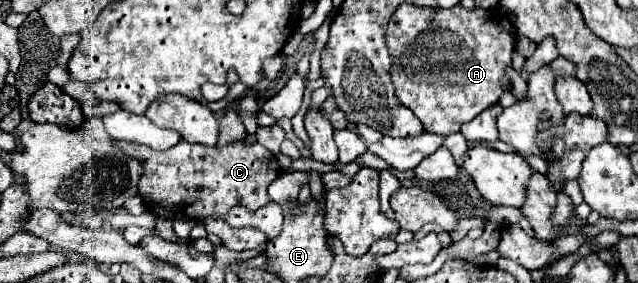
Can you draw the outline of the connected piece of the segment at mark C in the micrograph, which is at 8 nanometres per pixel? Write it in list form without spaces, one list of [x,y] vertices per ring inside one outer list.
[[[113,141],[119,149],[123,149],[129,157],[141,161],[141,177],[137,183],[137,195],[143,199],[145,207],[161,219],[191,219],[191,221],[203,221],[207,233],[215,233],[221,237],[223,245],[227,245],[227,249],[231,251],[245,251],[245,249],[255,249],[259,245],[263,245],[267,241],[267,235],[259,229],[235,229],[229,227],[223,221],[223,215],[239,205],[245,207],[249,211],[257,211],[263,205],[269,203],[269,195],[267,195],[267,187],[279,177],[281,167],[275,159],[273,153],[269,153],[263,145],[253,143],[247,145],[245,141],[235,141],[223,147],[205,147],[205,145],[189,145],[187,141],[179,141],[177,145],[173,145],[173,149],[165,149],[165,151],[155,151],[147,145],[133,145],[127,141]]]

